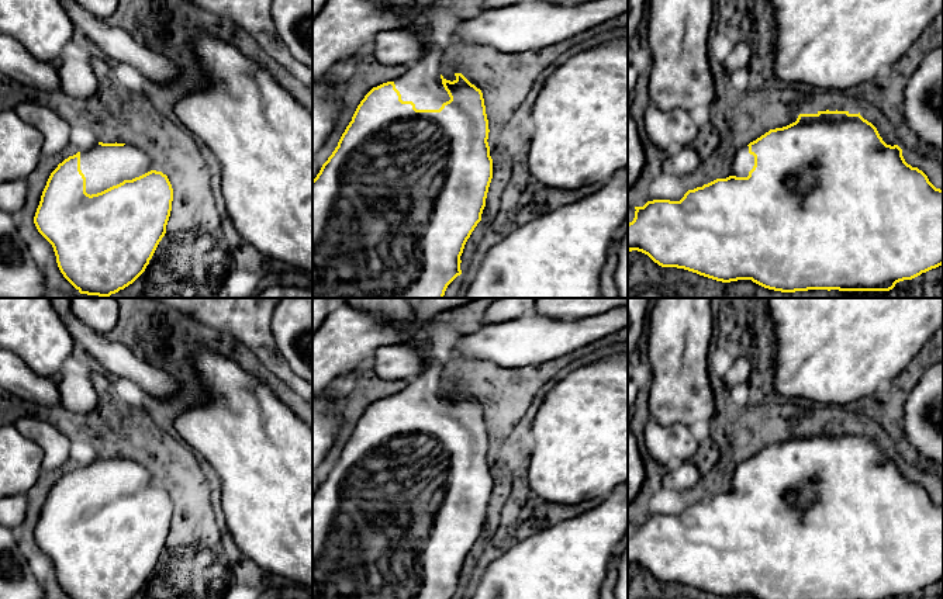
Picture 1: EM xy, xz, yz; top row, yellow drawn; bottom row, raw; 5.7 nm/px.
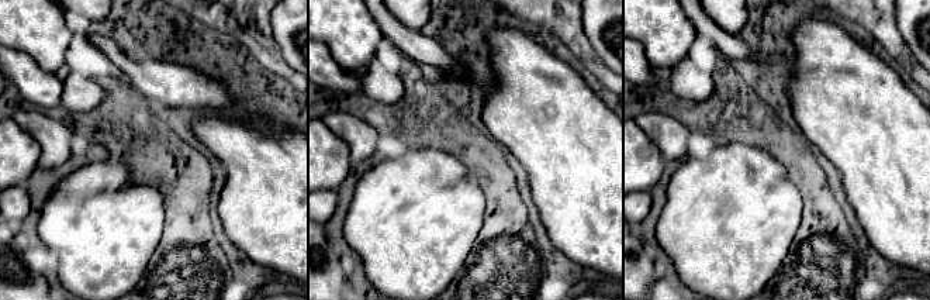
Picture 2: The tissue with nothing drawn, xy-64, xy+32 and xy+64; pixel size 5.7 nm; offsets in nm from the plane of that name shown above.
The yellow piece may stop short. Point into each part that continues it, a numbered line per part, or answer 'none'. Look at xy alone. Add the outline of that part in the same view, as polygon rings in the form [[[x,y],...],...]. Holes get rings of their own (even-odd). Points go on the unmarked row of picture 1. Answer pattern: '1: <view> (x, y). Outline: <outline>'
1: xy (103, 481). Outline: [[[91,458],[80,465],[80,485],[86,492],[86,508],[91,510],[151,487],[152,478],[141,464],[129,460]]]

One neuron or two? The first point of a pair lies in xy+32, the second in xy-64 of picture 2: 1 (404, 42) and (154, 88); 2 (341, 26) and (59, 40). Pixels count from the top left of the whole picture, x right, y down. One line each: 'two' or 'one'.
1: one
2: one

